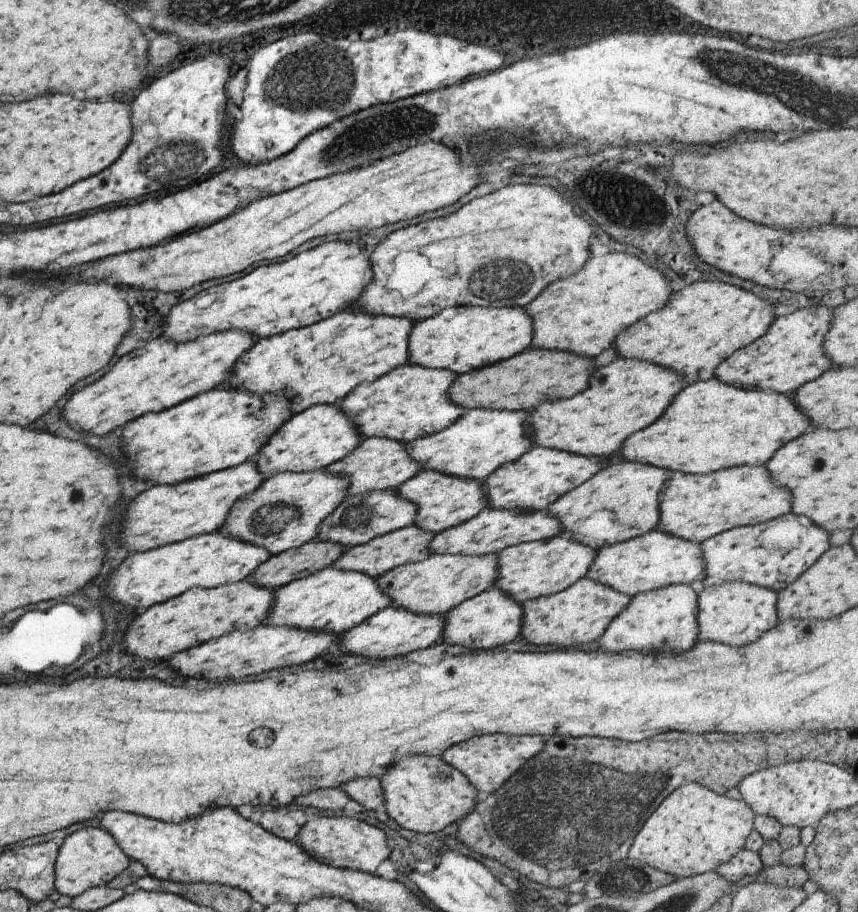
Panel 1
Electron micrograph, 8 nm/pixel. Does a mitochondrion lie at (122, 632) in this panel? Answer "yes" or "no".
no

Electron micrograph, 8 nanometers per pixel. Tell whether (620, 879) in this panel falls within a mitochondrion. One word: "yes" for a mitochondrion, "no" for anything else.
yes

